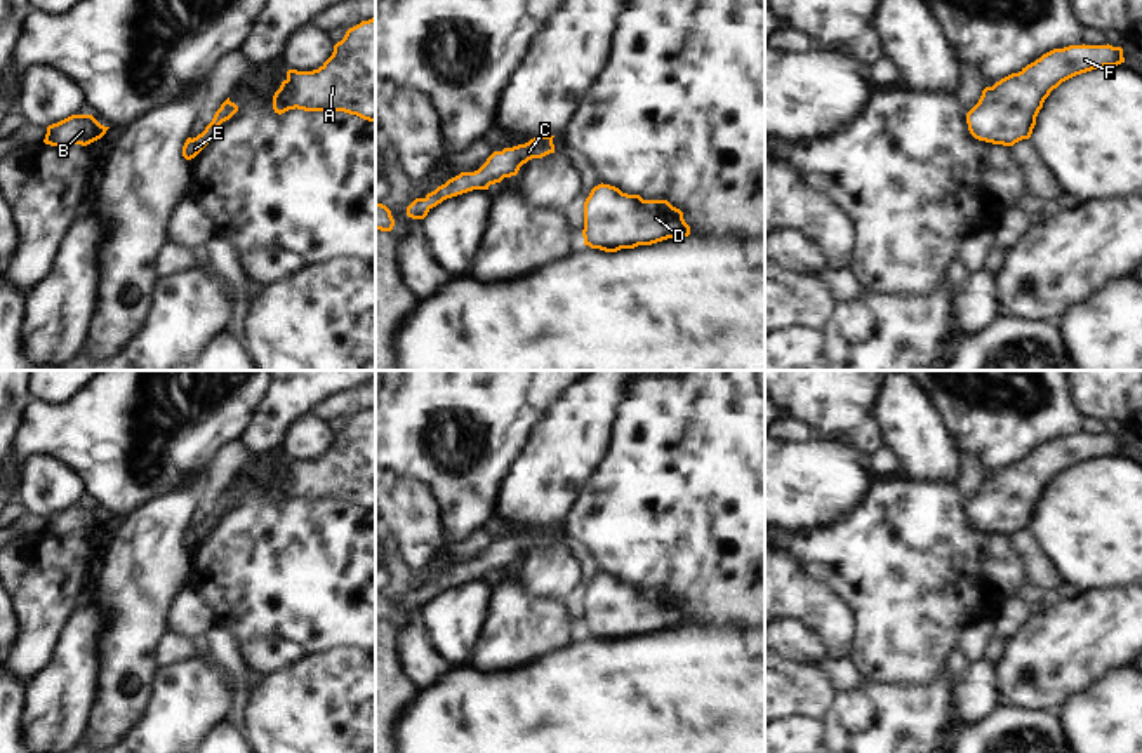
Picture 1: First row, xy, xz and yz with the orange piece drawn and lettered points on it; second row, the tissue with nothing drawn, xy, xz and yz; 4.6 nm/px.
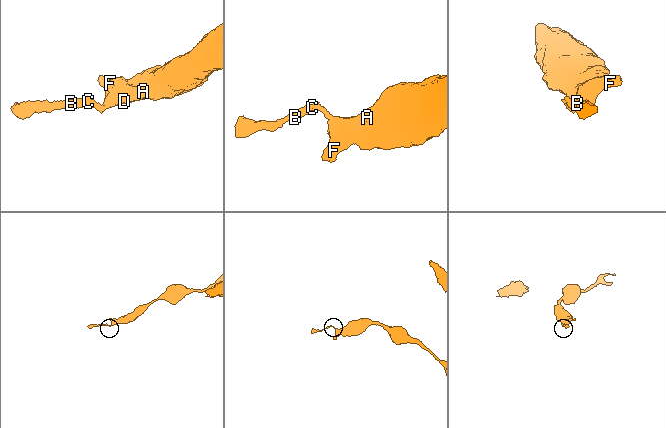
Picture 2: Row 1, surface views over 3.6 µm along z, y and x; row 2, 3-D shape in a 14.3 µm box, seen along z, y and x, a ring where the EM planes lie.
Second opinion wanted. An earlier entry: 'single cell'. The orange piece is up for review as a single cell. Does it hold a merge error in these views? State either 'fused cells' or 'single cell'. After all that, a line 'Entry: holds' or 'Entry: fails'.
single cell
Entry: holds

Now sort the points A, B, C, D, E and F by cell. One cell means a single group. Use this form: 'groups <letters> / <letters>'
groups A B C D E F

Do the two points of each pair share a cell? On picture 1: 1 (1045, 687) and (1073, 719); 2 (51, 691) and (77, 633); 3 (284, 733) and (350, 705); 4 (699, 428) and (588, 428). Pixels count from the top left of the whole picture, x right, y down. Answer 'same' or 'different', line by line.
1: different
2: same
3: same
4: different

